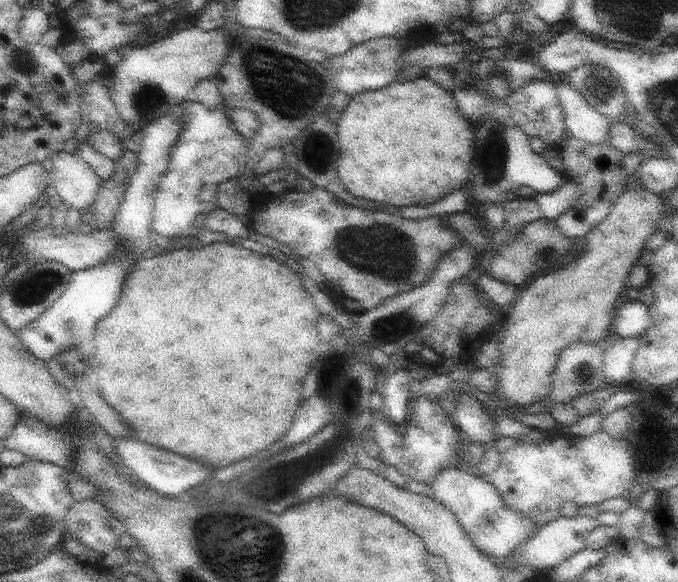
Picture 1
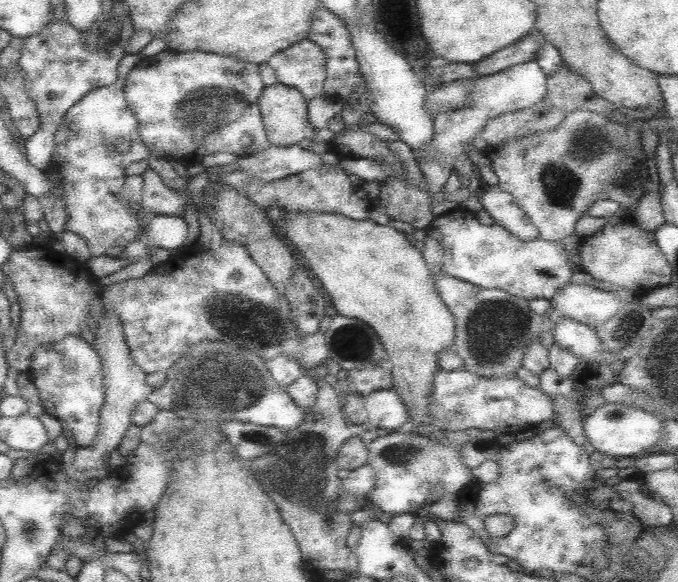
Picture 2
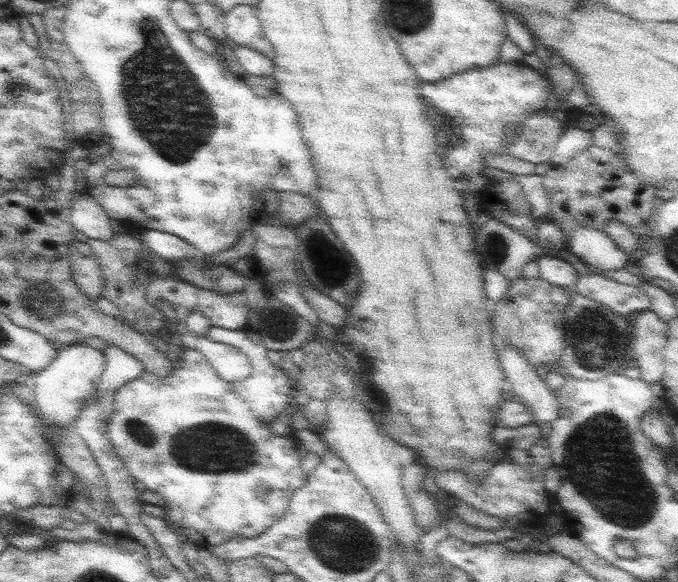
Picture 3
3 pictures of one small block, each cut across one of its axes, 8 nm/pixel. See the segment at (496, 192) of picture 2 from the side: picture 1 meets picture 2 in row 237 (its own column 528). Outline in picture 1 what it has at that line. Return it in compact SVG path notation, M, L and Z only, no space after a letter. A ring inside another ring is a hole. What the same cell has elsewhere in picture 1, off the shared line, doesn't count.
M466 466L440 470L428 486L430 496L456 515L474 546L484 556L495 557L498 563L512 554L522 541L527 541L534 535L534 520L510 510L491 481L484 476L469 474Z

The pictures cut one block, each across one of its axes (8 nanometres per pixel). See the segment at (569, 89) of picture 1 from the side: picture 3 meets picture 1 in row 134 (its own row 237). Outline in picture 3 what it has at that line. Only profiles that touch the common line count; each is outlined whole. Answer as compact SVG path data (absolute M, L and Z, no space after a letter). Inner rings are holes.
M579 226L570 234L567 244L571 252L598 274L620 270L631 260L605 230Z

